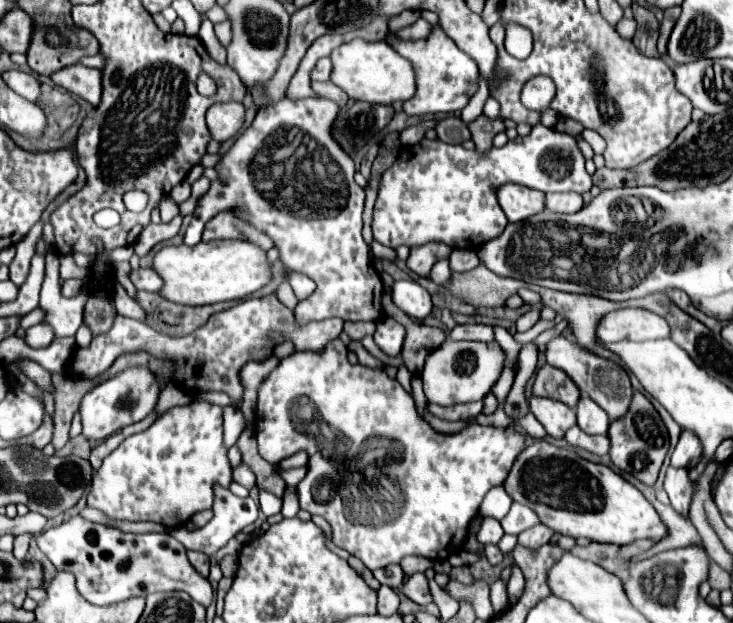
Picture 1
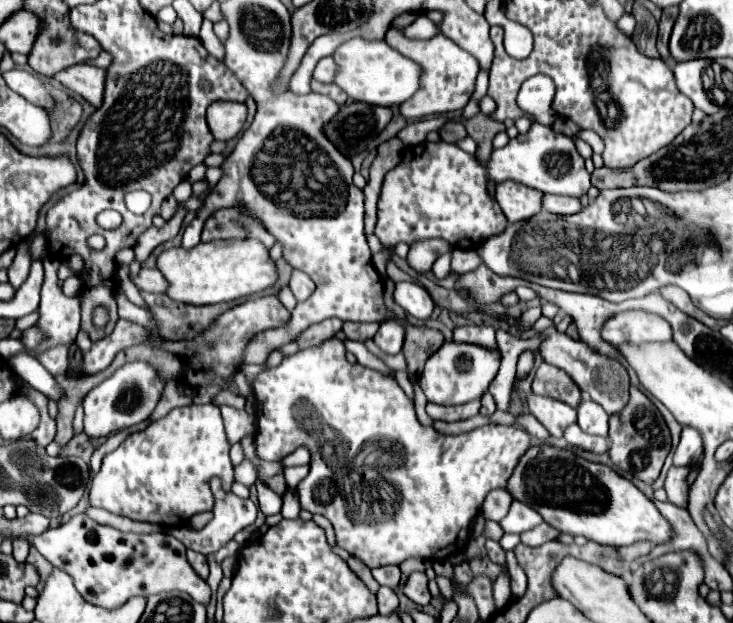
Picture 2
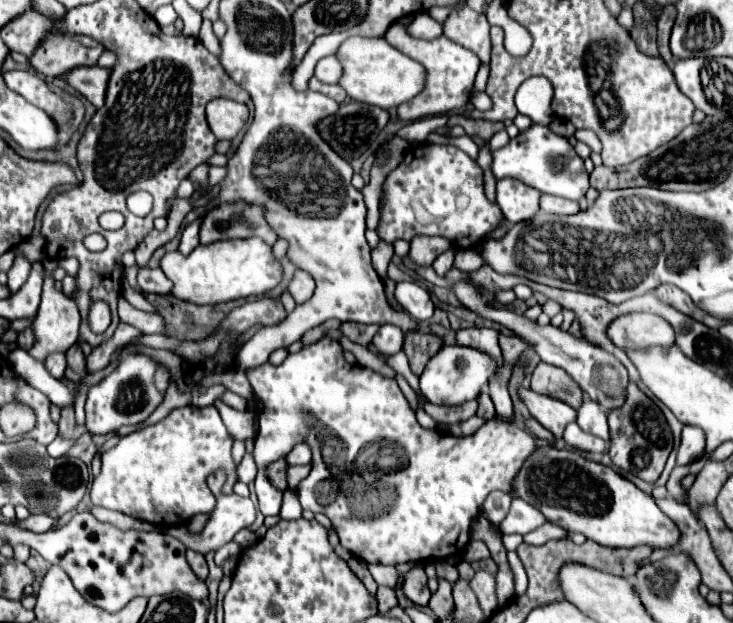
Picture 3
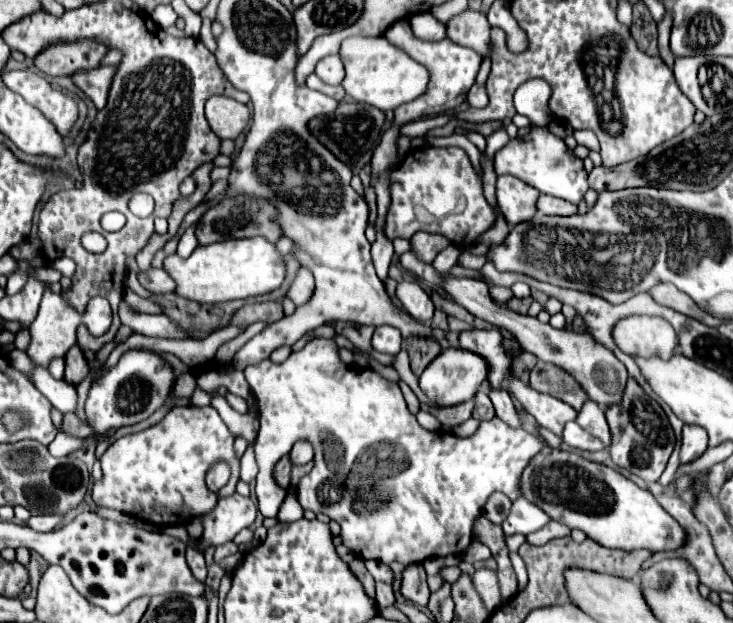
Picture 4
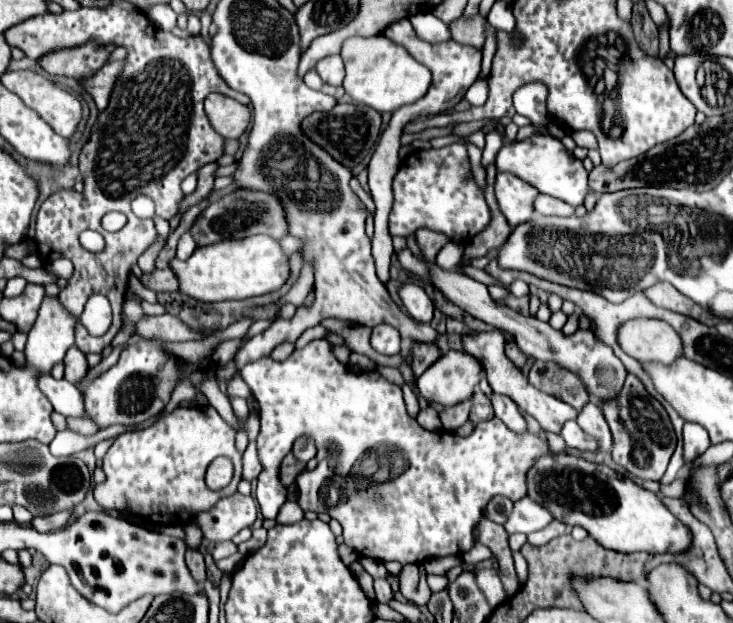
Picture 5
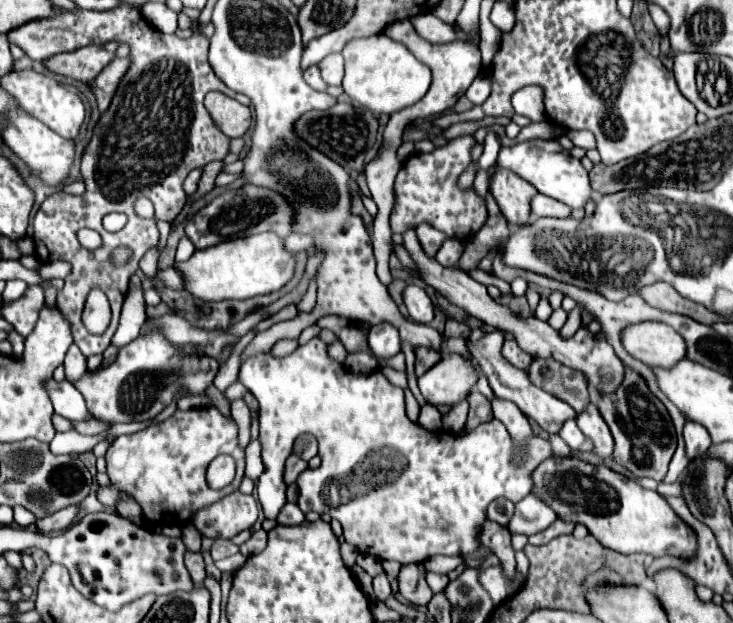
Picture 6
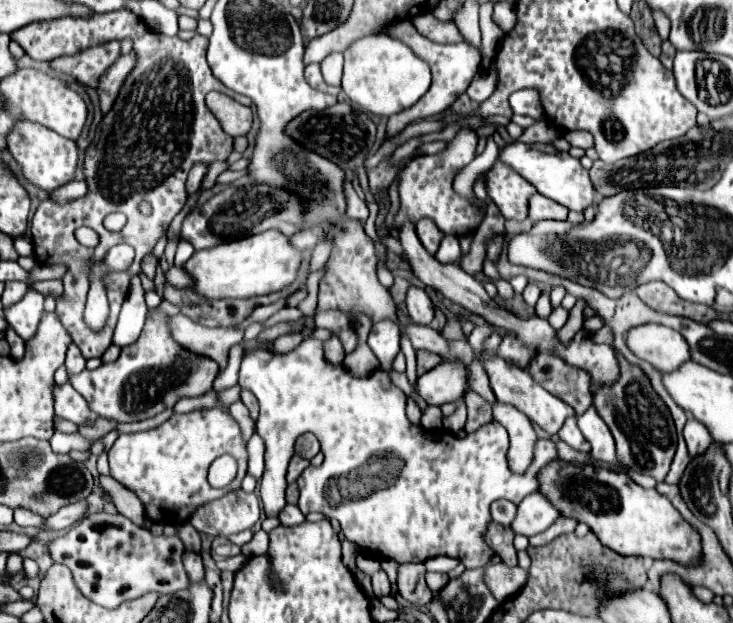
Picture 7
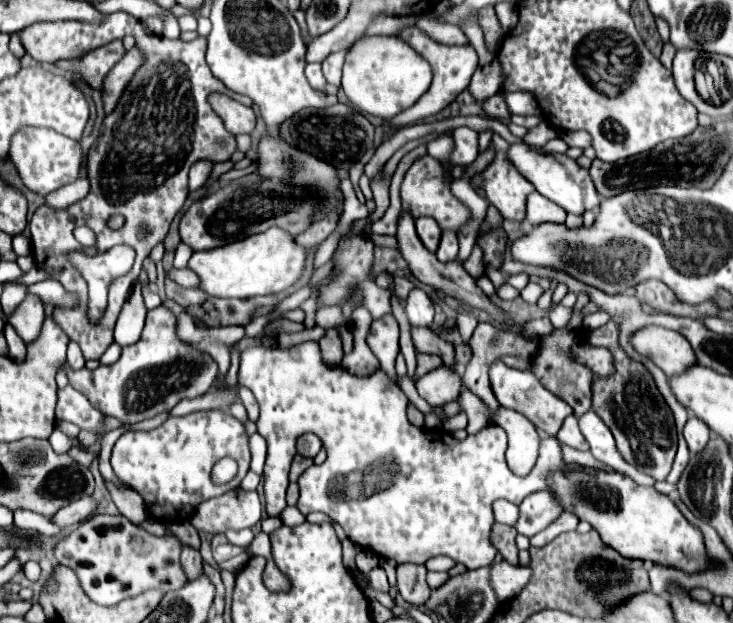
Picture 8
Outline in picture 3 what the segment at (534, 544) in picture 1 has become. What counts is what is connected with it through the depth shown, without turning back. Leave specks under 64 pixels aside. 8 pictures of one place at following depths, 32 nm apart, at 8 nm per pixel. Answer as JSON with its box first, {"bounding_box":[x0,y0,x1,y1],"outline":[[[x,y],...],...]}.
{"bounding_box":[522,524,564,546],"outline":[[[542,524],[540,528],[536,528],[536,530],[532,530],[532,532],[528,532],[528,534],[524,534],[522,536],[524,538],[524,542],[526,544],[530,544],[530,546],[542,546],[544,542],[548,542],[548,540],[552,540],[552,538],[564,538],[564,530],[562,528],[556,528],[554,524]]]}

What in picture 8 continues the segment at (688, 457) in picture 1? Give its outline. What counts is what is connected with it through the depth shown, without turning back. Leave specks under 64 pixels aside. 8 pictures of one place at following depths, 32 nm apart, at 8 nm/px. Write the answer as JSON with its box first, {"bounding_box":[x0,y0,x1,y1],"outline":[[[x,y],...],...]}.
{"bounding_box":[684,416,710,454],"outline":[[[690,416],[684,426],[684,438],[688,442],[688,448],[692,454],[698,454],[704,450],[704,446],[710,440],[710,430],[702,420],[696,420],[696,416]]]}

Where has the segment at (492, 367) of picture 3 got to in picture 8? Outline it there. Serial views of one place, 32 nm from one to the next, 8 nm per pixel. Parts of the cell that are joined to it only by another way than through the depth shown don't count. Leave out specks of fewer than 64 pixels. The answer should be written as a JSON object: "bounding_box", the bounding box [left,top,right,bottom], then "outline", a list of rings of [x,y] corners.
{"bounding_box":[416,364,462,406],"outline":[[[442,364],[442,368],[436,368],[434,372],[428,372],[426,376],[418,378],[416,388],[418,394],[430,406],[444,406],[448,402],[454,402],[460,396],[462,374]]]}

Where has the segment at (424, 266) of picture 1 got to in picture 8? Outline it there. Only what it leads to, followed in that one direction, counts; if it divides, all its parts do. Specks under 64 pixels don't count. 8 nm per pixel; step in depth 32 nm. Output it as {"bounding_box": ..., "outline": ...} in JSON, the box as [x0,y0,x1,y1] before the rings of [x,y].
{"bounding_box":[416,218,442,252],"outline":[[[418,218],[418,220],[416,220],[416,232],[418,232],[422,244],[424,244],[430,252],[436,252],[436,250],[438,250],[442,230],[440,230],[440,226],[436,224],[436,220],[432,220],[432,218]]]}

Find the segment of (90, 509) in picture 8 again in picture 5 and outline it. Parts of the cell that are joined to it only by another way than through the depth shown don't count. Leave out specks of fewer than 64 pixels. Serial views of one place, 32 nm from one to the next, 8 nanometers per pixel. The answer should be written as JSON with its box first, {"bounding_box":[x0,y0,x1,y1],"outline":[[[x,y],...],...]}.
{"bounding_box":[30,510,70,532],"outline":[[[70,510],[68,512],[56,512],[56,514],[50,514],[50,516],[36,516],[36,518],[32,518],[30,526],[38,532],[52,532],[52,530],[66,526],[68,516],[70,516]]]}

